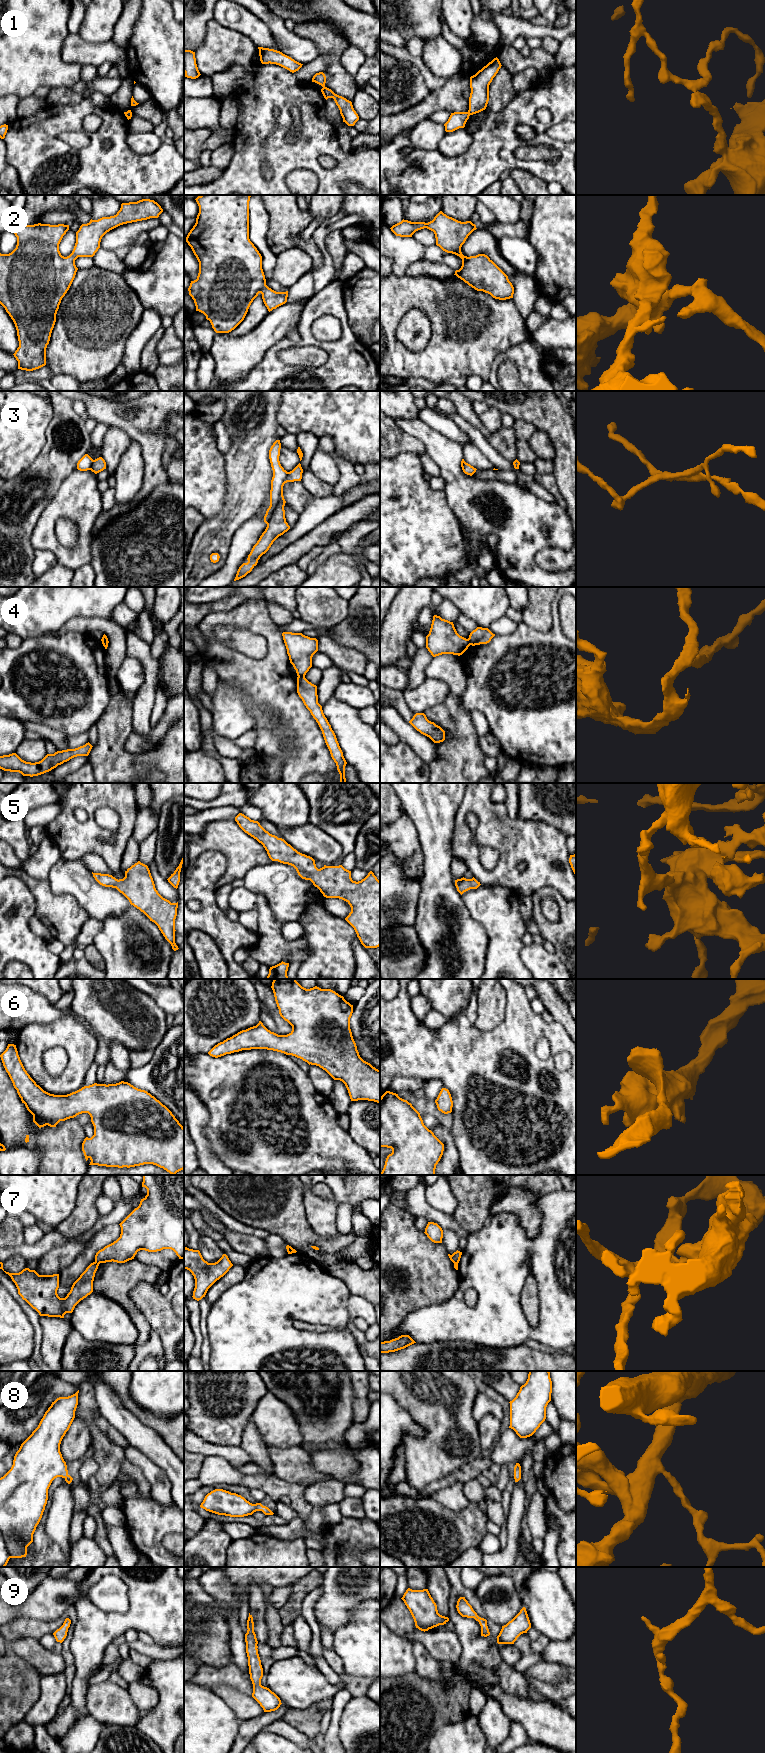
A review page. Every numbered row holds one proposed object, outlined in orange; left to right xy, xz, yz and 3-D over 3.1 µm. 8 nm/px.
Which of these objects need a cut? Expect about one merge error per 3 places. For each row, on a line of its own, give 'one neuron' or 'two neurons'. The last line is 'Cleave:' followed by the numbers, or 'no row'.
1: two neurons
2: one neuron
3: two neurons
4: two neurons
5: one neuron
6: one neuron
7: two neurons
8: one neuron
9: one neuron
Cleave: 1, 3, 4, 7

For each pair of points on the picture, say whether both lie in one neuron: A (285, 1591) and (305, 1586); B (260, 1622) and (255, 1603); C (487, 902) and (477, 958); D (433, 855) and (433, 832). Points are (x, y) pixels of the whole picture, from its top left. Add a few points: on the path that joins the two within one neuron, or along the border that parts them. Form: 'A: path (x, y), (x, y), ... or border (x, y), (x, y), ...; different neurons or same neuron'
A: border (292, 1585), (292, 1591), (288, 1599), (278, 1609); different neurons
B: path (259, 1617), (257, 1608); same neuron
C: border (467, 908), (484, 929), (488, 939), (486, 949); different neurons
D: path (433, 849), (433, 838); same neuron

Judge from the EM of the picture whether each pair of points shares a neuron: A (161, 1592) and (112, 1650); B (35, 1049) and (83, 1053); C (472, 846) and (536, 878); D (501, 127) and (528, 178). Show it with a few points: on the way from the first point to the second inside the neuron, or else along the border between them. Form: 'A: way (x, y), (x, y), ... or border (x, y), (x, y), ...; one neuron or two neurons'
A: border (112, 1643), (105, 1649), (103, 1662); two neurons
B: way (47, 1040), (71, 1041); one neuron
C: way (490, 840), (508, 840), (528, 860); one neuron
D: border (510, 170), (522, 168), (545, 181); two neurons

